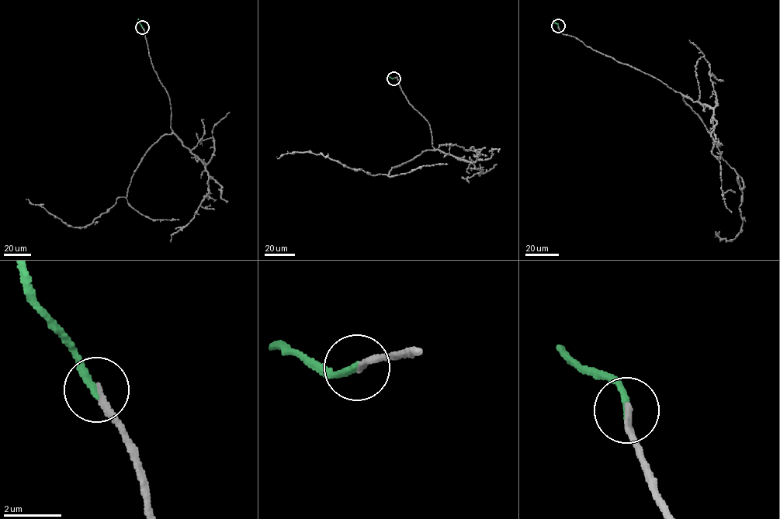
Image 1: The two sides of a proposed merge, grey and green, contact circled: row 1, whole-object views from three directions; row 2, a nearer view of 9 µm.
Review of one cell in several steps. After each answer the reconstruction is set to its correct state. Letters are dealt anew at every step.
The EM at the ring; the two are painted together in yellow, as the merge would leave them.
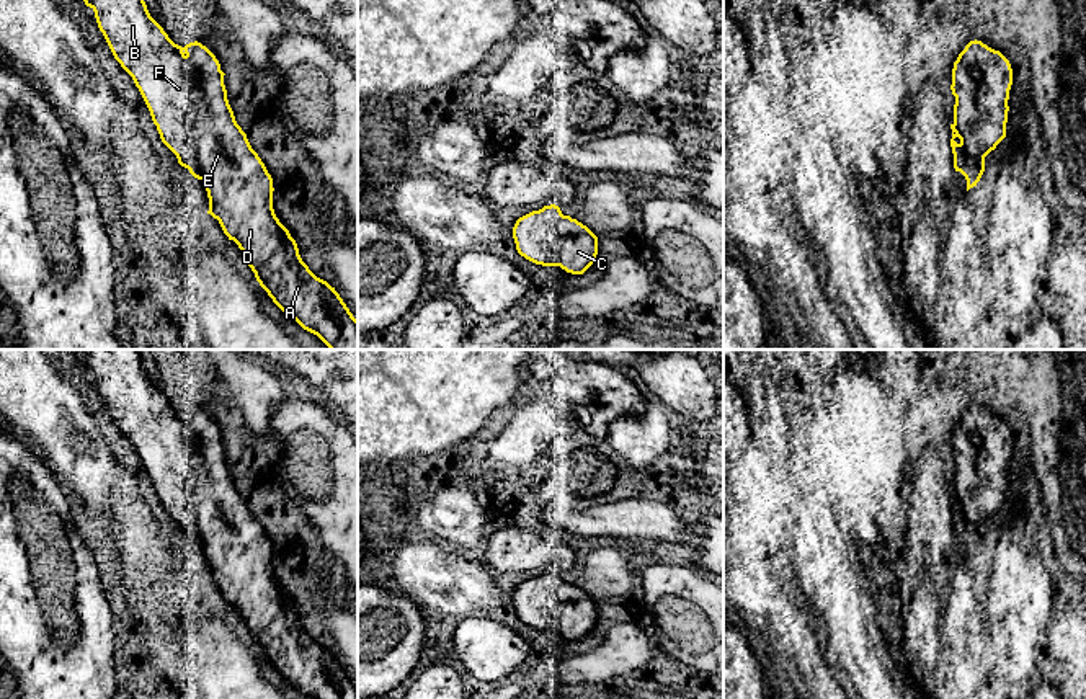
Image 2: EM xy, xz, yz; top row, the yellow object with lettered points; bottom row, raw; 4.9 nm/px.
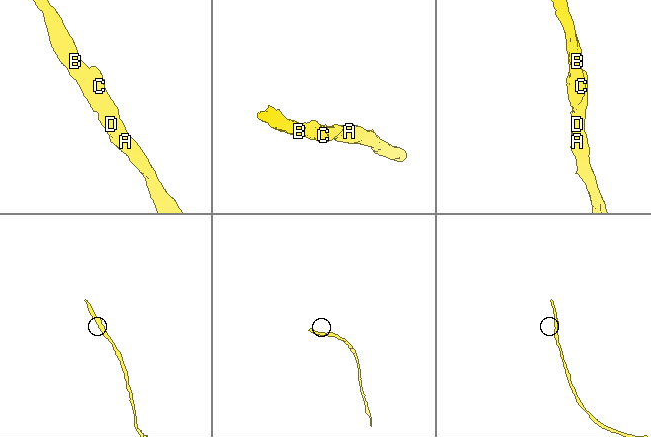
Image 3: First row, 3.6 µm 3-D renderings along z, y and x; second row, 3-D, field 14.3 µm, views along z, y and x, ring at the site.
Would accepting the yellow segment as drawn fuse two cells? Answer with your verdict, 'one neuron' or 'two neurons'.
one neuron

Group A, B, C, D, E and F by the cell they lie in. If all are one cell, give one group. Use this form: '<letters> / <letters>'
A B C D E F

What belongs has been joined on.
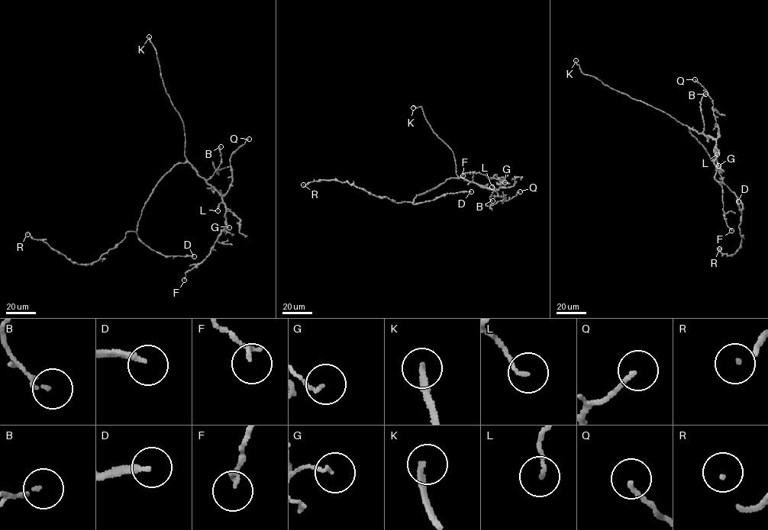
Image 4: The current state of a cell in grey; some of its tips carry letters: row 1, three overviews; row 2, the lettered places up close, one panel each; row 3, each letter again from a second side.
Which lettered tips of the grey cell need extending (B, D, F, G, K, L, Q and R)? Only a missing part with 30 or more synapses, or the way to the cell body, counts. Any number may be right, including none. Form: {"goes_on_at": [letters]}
{"goes_on_at": ["D", "K"]}

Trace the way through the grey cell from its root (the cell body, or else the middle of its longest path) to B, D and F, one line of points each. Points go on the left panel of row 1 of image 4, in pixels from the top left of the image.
B: (158, 183), (175, 165), (187, 162), (201, 177), (209, 178), (221, 162), (221, 152), (217, 147), (221, 146)
D: (158, 183), (142, 210), (137, 232), (137, 237), (150, 248), (165, 255), (194, 256)
F: (158, 183), (175, 165), (188, 162), (213, 186), (226, 209), (225, 229), (211, 253), (188, 270), (184, 280)

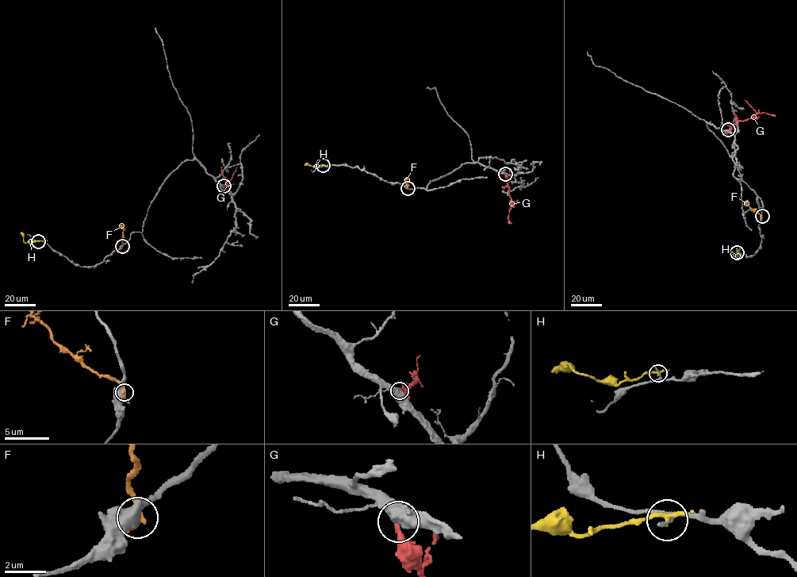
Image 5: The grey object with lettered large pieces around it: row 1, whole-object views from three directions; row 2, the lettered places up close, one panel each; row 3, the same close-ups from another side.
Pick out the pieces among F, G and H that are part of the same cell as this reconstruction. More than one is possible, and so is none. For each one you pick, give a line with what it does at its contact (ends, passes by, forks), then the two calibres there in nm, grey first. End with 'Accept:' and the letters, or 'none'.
G: It passes by. Thickness 500 nm (grey) against 240 nm
Accept: G

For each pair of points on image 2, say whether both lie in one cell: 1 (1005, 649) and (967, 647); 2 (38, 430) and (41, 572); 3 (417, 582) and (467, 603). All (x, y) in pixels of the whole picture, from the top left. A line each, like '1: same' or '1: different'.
1: different
2: different
3: same

